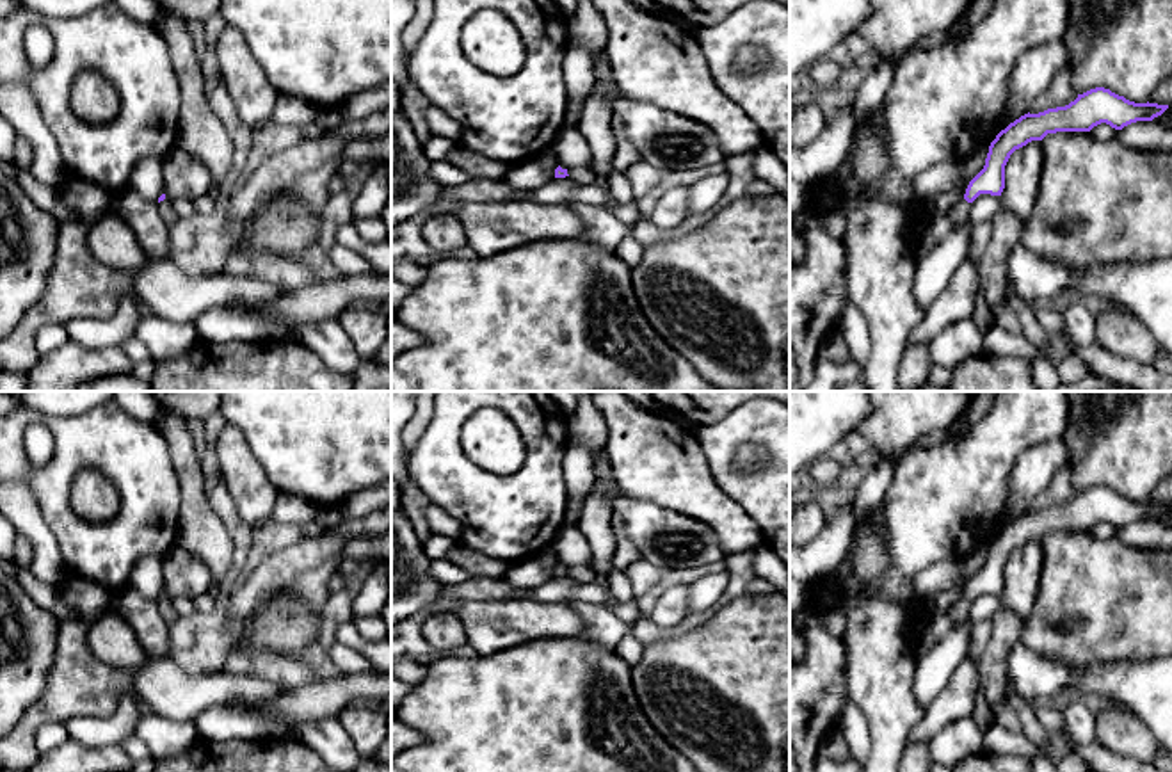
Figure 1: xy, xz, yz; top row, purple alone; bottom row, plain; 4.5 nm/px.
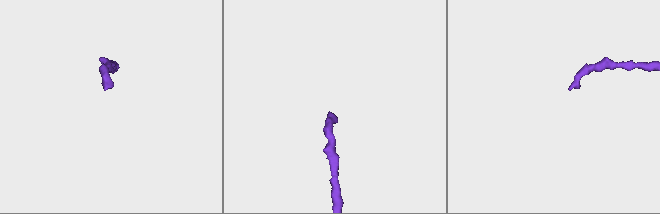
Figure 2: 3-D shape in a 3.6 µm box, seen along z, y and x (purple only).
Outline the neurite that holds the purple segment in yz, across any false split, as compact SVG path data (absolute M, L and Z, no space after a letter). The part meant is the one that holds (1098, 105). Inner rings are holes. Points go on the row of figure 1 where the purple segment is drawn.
M1104 87L1078 94L1065 107L1024 114L1001 130L989 146L983 169L969 181L964 199L950 212L927 217L916 233L916 256L925 258L953 228L969 221L971 203L980 194L1001 196L1005 189L1005 165L1010 155L1032 141L1042 141L1056 132L1090 132L1106 123L1115 130L1136 121L1152 121L1168 105L1135 103Z

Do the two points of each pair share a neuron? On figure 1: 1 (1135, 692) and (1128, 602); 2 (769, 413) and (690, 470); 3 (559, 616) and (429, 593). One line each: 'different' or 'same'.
1: different
2: different
3: same

